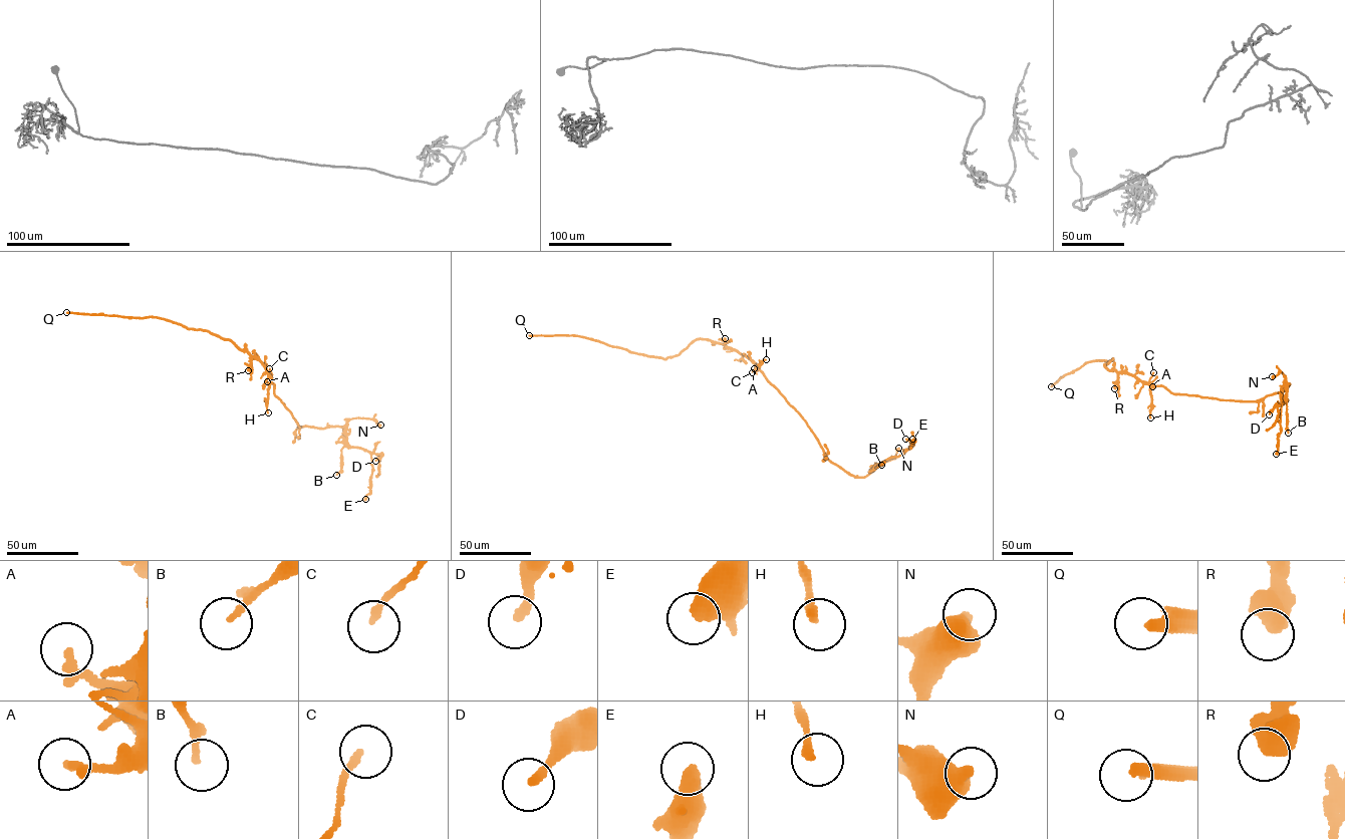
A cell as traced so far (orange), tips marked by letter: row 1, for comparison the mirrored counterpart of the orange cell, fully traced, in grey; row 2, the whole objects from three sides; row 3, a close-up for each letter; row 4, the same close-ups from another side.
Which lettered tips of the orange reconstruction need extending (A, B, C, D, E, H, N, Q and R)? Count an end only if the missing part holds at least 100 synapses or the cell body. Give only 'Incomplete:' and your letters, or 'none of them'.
Incomplete: Q

